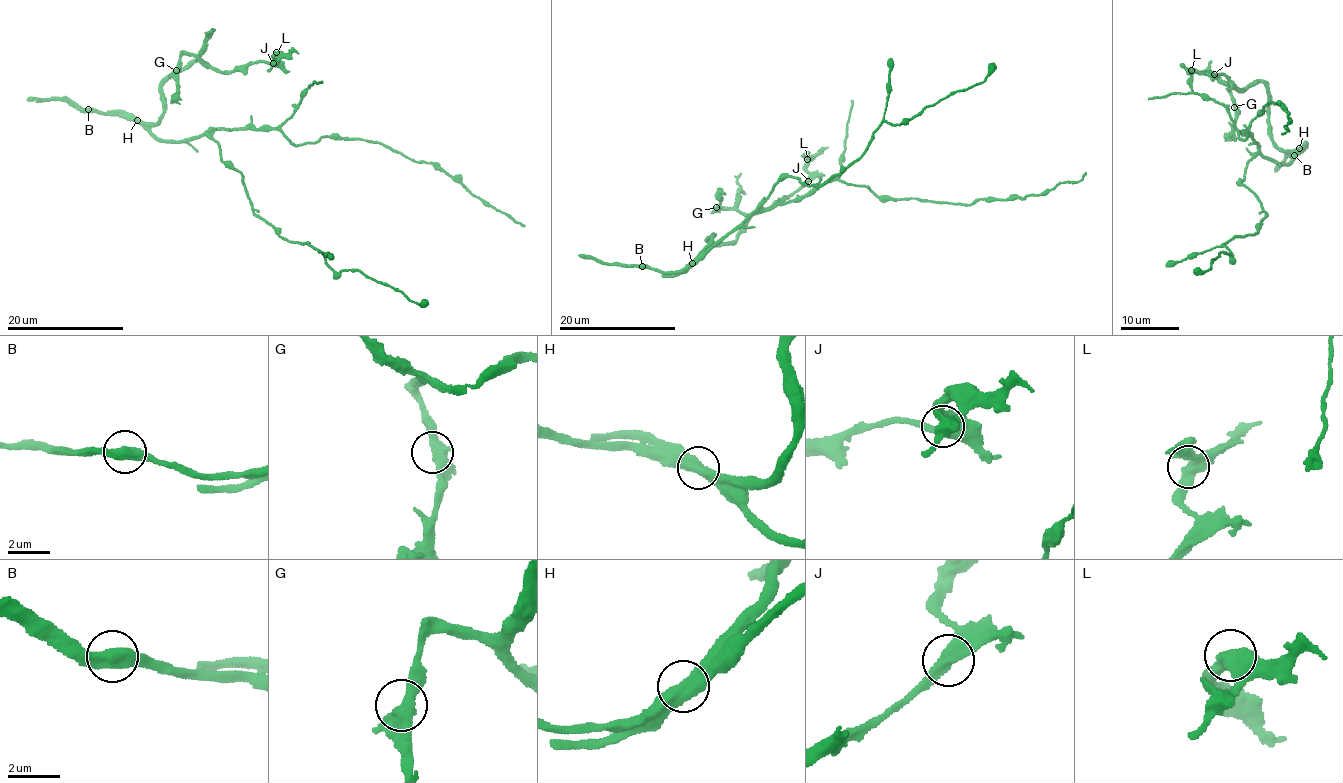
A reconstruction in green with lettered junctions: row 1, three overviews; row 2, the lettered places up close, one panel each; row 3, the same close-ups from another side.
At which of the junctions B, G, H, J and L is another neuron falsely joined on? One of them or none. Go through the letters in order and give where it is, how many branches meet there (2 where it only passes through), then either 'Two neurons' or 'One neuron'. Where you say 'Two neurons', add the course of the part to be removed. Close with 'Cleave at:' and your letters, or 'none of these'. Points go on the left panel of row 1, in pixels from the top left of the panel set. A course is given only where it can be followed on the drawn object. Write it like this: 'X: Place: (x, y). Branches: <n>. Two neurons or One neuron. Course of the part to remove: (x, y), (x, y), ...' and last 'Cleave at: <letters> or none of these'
B: Place: (88, 109). Branches: 2. One neuron
G: Place: (176, 70). Branches: 2. One neuron
H: Place: (137, 120). Branches: 2. Two neurons. Course of the part to remove: (136, 120), (155, 124), (163, 110), (162, 84), (193, 62), (229, 72), (275, 61), (274, 56), (299, 53)
J: Place: (273, 63). Branches: 2. One neuron
L: Place: (276, 52). Branches: 2. One neuron
Cleave at: H

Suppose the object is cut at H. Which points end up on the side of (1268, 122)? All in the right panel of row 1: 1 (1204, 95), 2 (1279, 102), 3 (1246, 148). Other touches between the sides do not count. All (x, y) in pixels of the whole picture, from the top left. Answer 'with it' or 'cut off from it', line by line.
1: cut off from it
2: cut off from it
3: cut off from it

